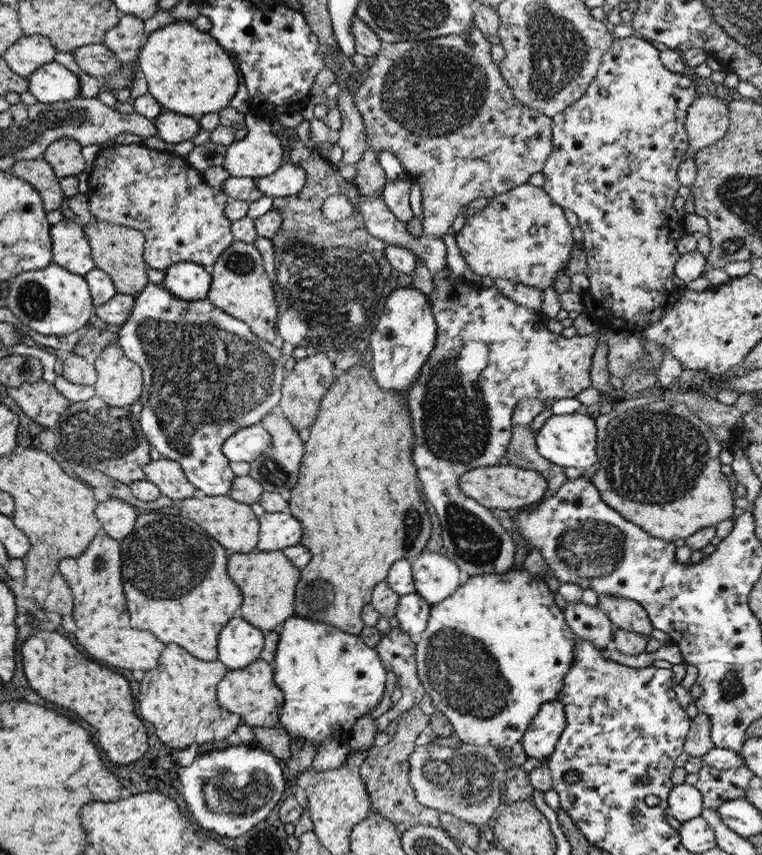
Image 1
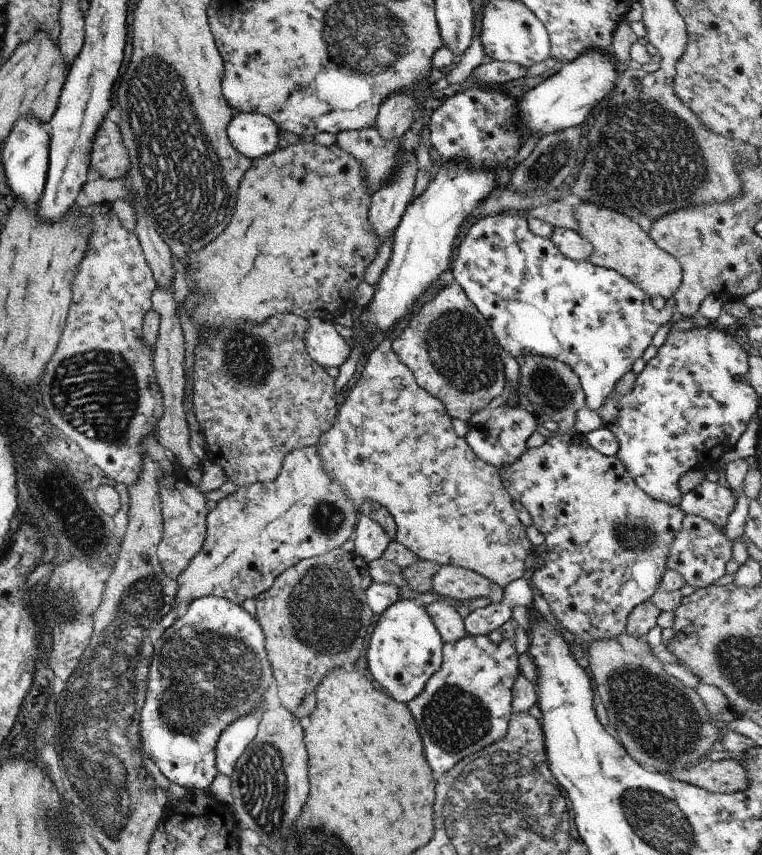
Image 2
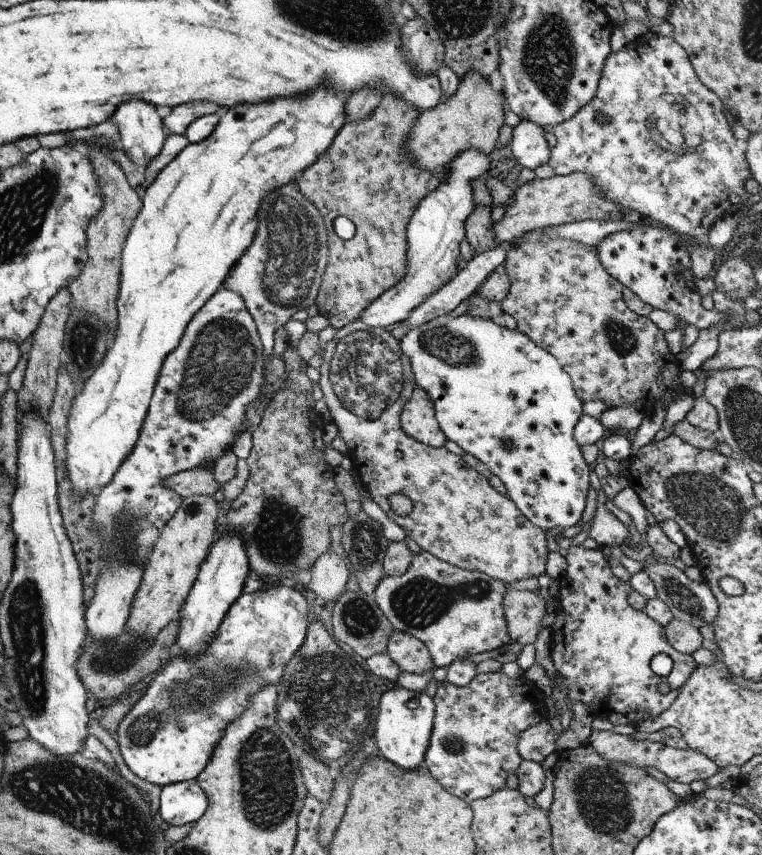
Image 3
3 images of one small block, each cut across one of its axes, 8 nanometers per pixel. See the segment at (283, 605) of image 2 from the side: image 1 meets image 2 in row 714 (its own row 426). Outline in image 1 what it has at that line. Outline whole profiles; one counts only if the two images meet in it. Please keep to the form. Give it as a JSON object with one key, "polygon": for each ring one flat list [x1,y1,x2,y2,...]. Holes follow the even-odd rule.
{"polygon":[[329,350,324,353,310,353,304,358,295,361,295,365,285,373,280,386,280,399,278,406,283,415,293,428,299,432,302,428,308,428,313,422,317,410,319,410,321,397,326,393,329,385,332,385,335,378,334,361,336,352,329,354]]}

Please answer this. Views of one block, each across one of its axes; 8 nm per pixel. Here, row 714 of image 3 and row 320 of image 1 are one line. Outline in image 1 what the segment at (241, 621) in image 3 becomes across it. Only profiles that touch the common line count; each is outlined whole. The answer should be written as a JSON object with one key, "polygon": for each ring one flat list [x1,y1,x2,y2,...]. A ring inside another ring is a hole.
{"polygon":[[150,281,134,296,129,316,119,326,118,342,122,353,142,372,138,402,143,408,137,417,146,441,162,458,179,463,199,495,227,495,234,475,221,452,222,442,237,429,259,422,278,405,285,375,280,348,253,334,244,322,225,314,206,298,185,302]]}

